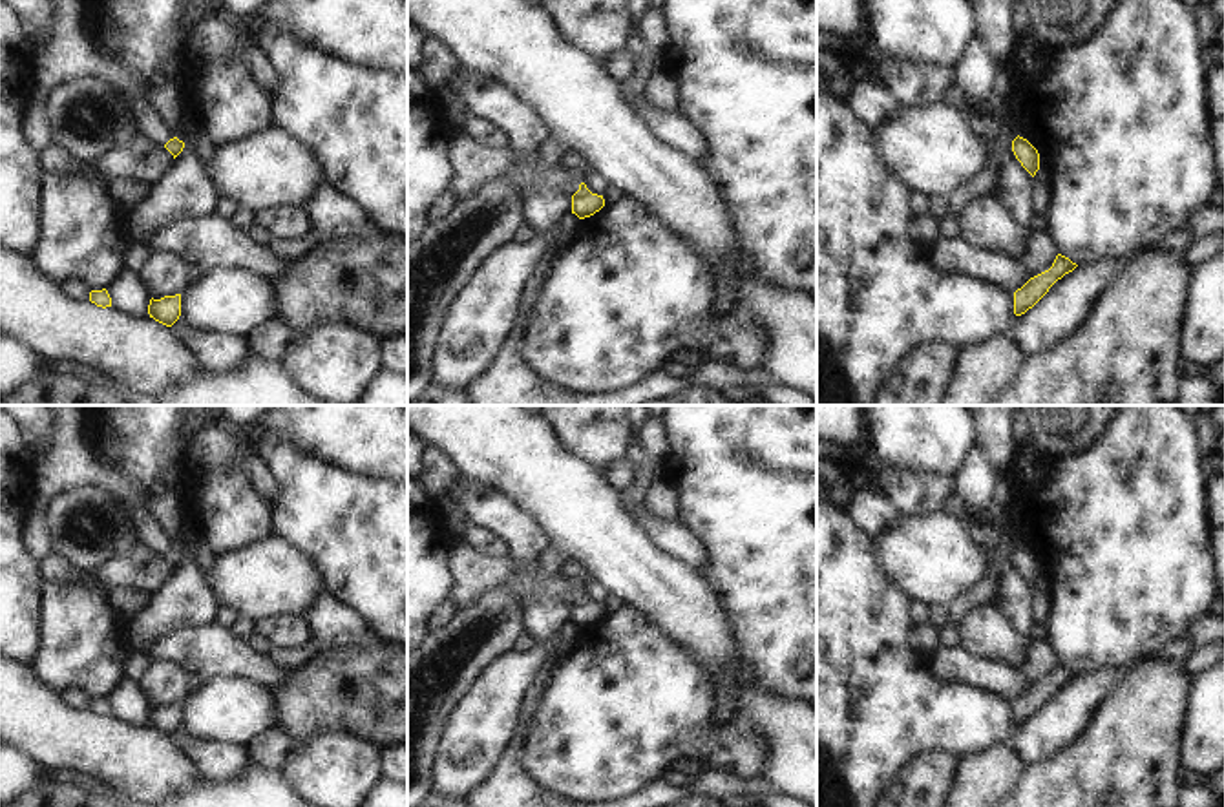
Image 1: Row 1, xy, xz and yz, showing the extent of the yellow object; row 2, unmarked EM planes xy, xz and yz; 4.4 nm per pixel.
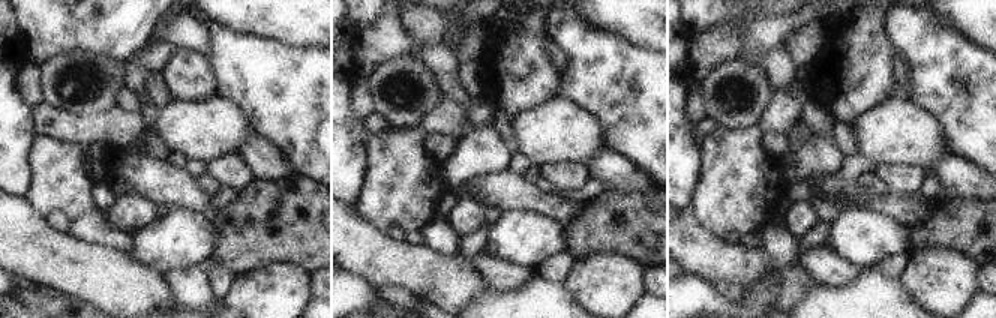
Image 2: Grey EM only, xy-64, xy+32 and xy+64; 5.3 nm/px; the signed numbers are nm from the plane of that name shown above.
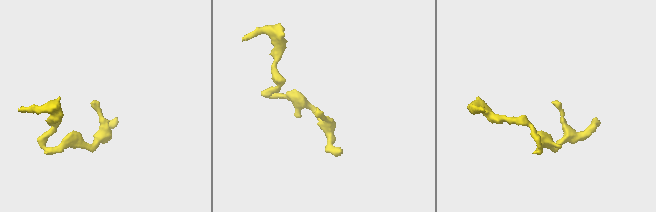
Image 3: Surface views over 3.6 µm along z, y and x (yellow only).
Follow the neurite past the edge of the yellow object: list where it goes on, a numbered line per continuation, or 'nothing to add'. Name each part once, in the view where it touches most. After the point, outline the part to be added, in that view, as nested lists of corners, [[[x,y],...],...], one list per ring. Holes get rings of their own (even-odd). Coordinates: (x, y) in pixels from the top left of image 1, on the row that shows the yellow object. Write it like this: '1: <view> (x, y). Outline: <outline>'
nothing to add.

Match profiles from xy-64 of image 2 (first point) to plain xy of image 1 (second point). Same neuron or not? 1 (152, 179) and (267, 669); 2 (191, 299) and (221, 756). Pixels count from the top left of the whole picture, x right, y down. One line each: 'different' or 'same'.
1: same
2: same

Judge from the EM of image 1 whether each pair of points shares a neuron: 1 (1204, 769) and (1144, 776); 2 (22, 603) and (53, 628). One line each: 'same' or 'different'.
1: different
2: different

